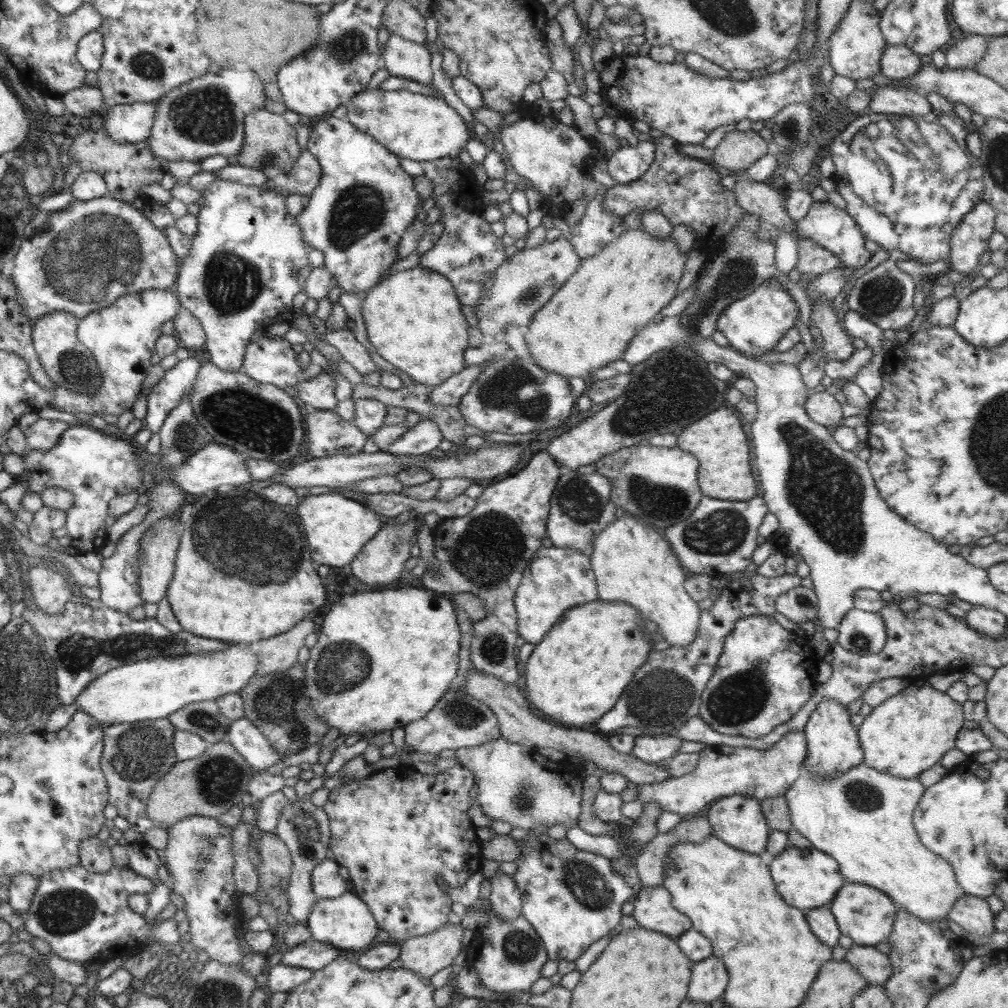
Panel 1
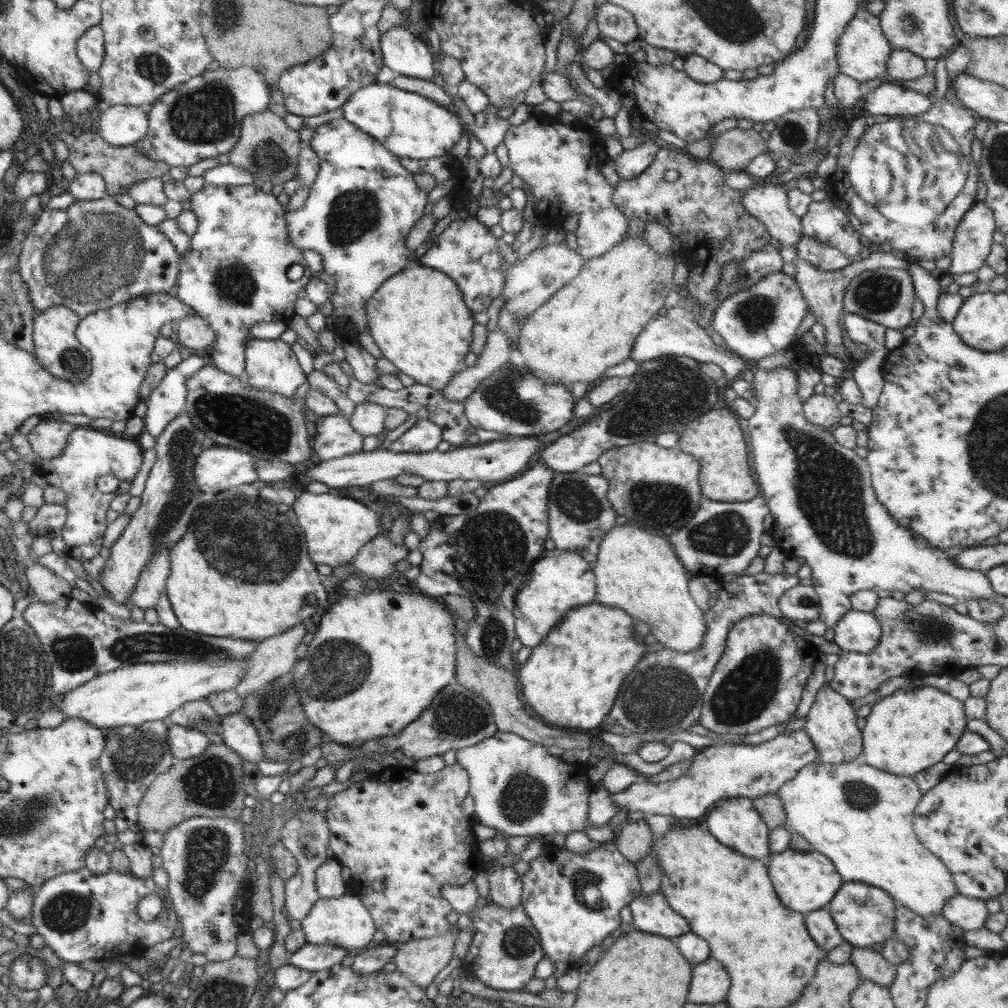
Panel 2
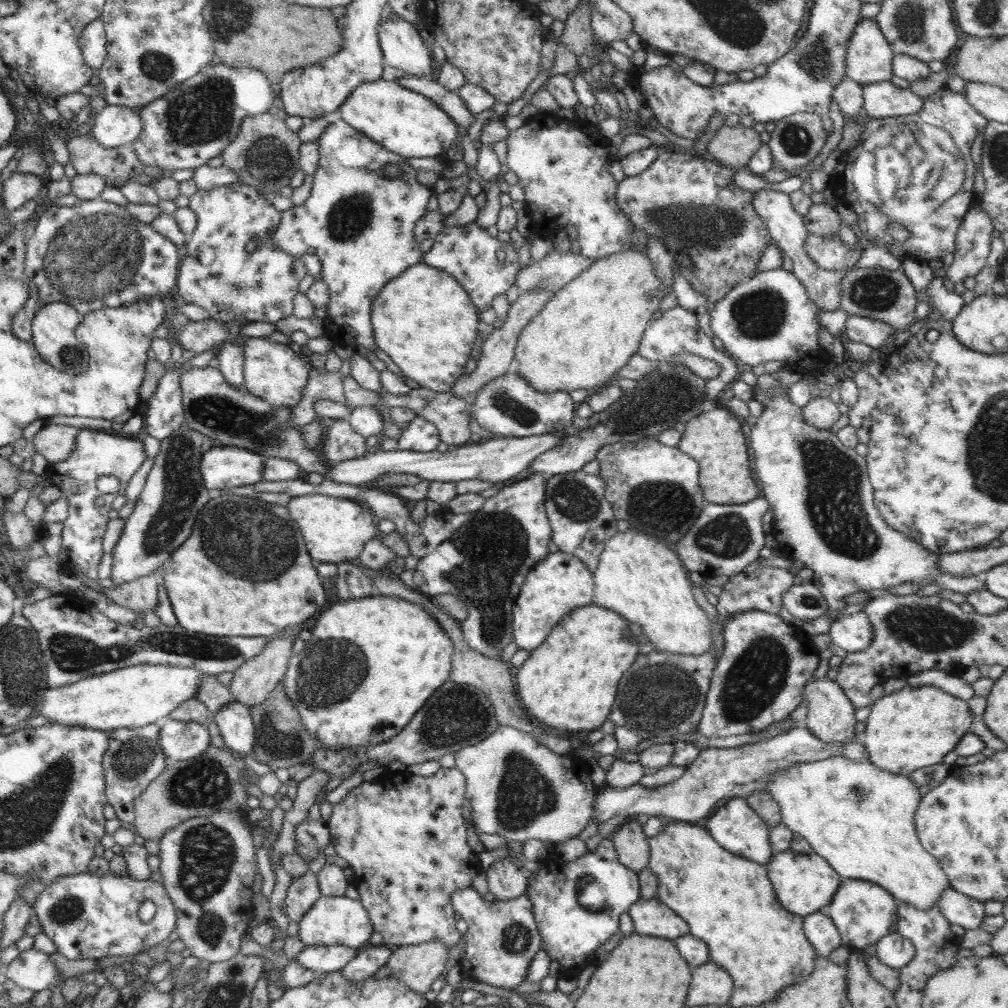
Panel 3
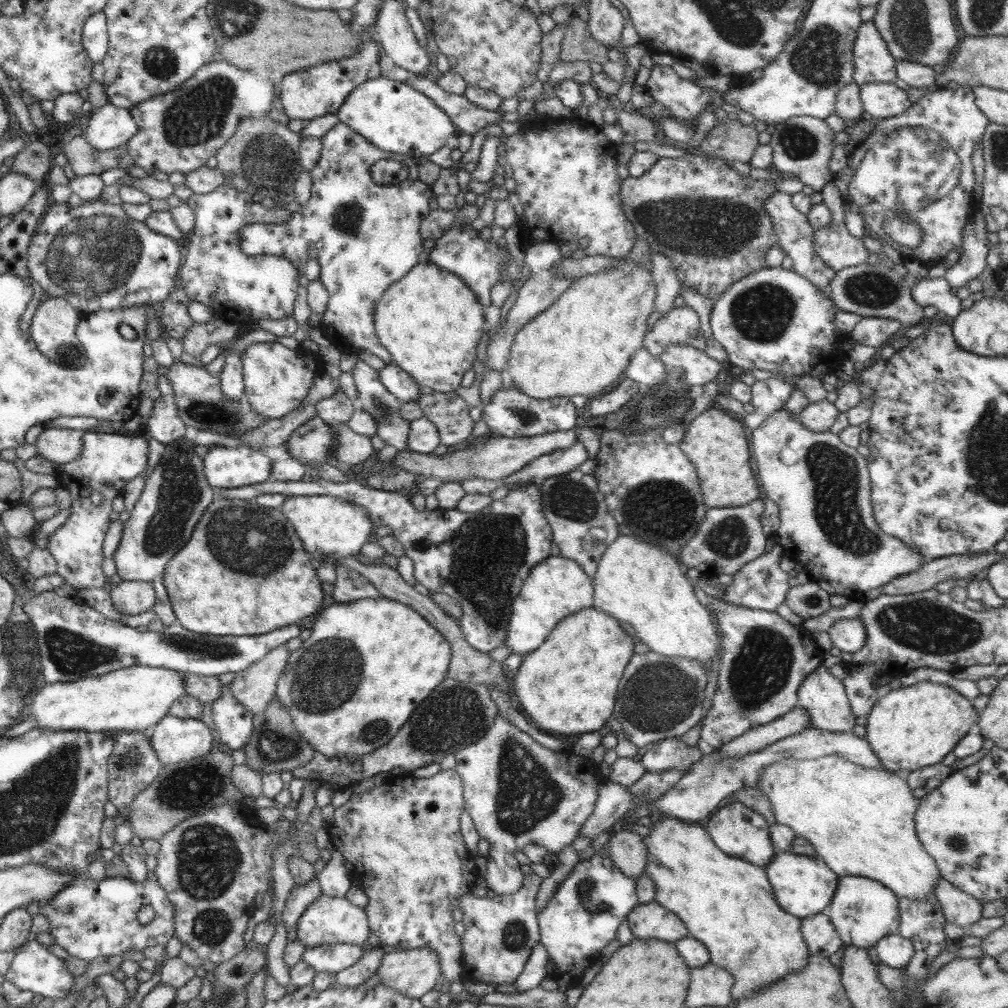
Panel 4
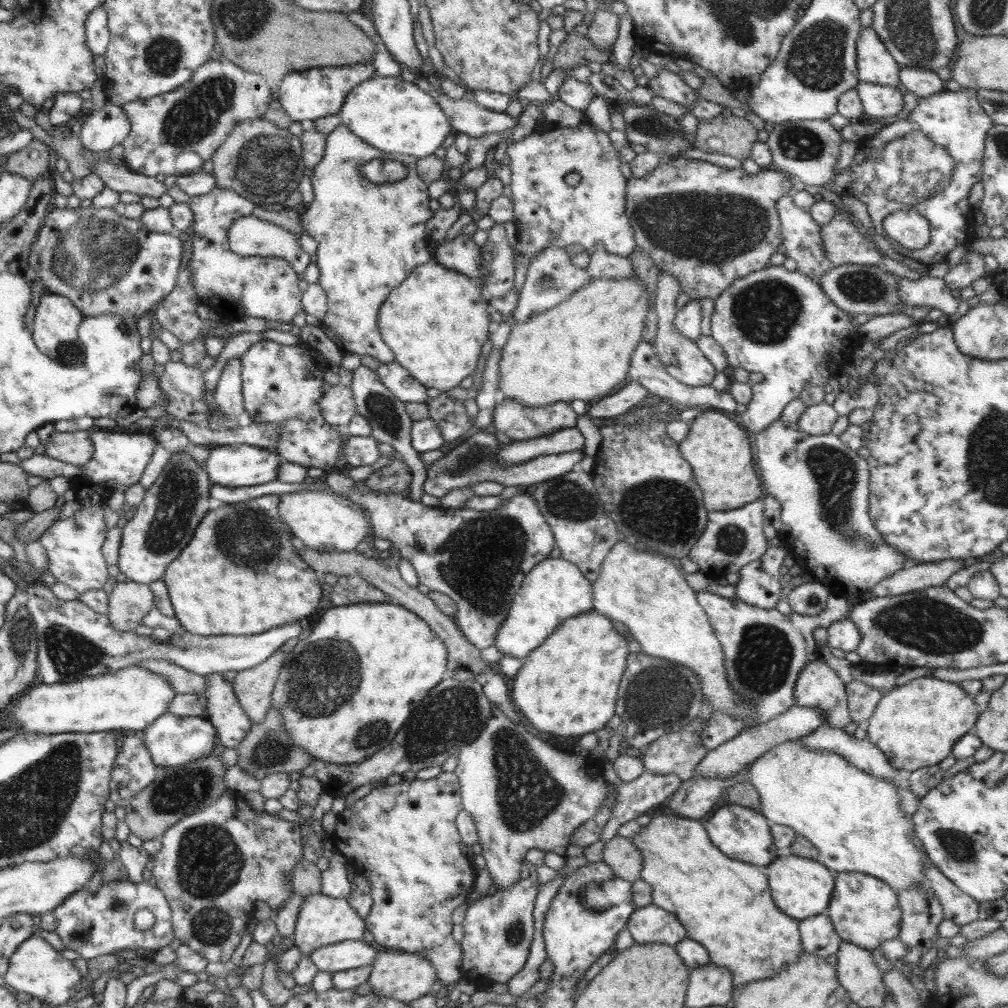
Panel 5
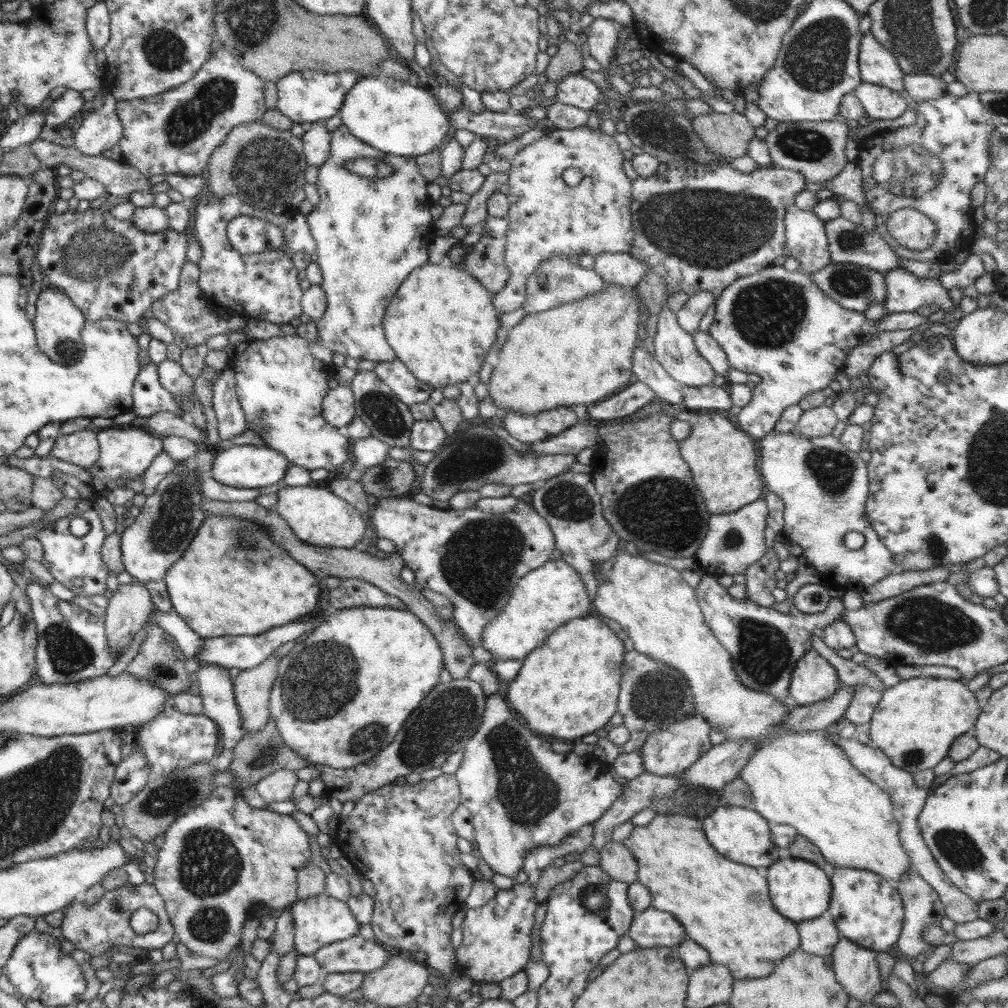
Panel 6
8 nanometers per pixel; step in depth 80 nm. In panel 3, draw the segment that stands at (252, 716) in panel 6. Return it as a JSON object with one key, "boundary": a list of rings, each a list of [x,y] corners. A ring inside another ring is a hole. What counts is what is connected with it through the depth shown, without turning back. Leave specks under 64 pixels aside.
{"boundary":[[[274,637],[266,643],[266,646],[252,659],[244,662],[234,672],[229,689],[238,703],[245,704],[248,708],[255,707],[267,699],[268,694],[276,688],[276,685],[285,677],[287,666],[290,662],[294,637]]]}

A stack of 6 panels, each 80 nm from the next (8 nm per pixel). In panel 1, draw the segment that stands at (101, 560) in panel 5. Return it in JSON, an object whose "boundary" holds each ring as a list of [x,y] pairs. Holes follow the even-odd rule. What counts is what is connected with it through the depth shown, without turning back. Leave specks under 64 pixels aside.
{"boundary":[[[74,424],[49,451],[30,449],[22,456],[28,470],[15,481],[28,481],[27,493],[41,494],[49,487],[68,490],[74,496],[74,507],[66,512],[65,523],[67,536],[71,538],[70,547],[79,554],[98,553],[108,542],[104,519],[109,514],[110,501],[116,496],[135,492],[143,482],[136,449],[128,437],[104,432],[92,425]]]}

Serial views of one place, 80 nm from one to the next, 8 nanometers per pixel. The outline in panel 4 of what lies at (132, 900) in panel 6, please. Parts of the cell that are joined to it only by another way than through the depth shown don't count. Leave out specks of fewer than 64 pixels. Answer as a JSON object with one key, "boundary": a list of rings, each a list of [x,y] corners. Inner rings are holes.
{"boundary":[[[86,875],[78,877],[67,887],[60,889],[47,903],[39,907],[39,910],[50,924],[48,932],[56,939],[56,944],[61,946],[70,957],[76,957],[86,961],[92,961],[99,956],[121,956],[125,952],[143,952],[150,947],[166,945],[173,936],[174,907],[168,900],[166,891],[158,884],[156,878],[150,876],[144,881],[136,882],[126,877],[104,877],[96,882]],[[150,905],[154,910],[150,924],[140,924],[137,912],[141,906]]]}

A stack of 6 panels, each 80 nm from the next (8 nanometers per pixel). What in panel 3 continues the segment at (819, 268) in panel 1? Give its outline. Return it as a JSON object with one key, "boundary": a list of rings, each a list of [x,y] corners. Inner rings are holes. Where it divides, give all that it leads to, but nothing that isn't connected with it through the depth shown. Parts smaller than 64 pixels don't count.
{"boundary":[[[809,234],[803,243],[803,249],[818,267],[838,271],[852,269],[859,262],[862,251],[844,244],[839,236],[828,239],[826,236]]]}

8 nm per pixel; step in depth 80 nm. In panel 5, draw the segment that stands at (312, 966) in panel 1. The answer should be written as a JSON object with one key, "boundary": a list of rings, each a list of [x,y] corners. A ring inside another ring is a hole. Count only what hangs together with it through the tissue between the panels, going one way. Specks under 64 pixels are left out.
{"boundary":[[[346,940],[318,948],[309,956],[318,971],[336,973],[352,968],[373,966],[379,951],[380,948],[374,943],[367,944],[364,940]]]}

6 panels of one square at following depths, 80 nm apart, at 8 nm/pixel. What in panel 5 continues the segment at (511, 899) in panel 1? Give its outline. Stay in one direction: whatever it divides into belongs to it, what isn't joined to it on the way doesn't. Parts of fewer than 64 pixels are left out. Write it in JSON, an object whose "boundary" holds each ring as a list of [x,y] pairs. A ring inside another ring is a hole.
{"boundary":[[[491,702],[492,712],[485,724],[484,730],[477,736],[476,740],[472,742],[472,745],[466,746],[457,755],[457,767],[453,772],[458,777],[459,789],[461,790],[463,808],[466,809],[474,824],[476,826],[478,843],[482,846],[482,855],[484,856],[490,872],[493,884],[495,887],[492,889],[502,889],[512,886],[520,879],[520,868],[522,868],[523,861],[526,853],[531,848],[538,848],[538,850],[544,850],[547,852],[554,852],[554,854],[560,854],[560,856],[566,856],[567,846],[571,842],[570,837],[572,833],[582,826],[587,820],[590,820],[605,803],[610,791],[616,789],[614,784],[608,783],[608,780],[603,775],[604,763],[602,759],[594,757],[592,755],[578,755],[569,748],[552,748],[548,746],[546,742],[542,742],[540,738],[536,738],[534,734],[530,734],[528,730],[524,728],[518,728],[517,724],[514,724],[493,702]]]}

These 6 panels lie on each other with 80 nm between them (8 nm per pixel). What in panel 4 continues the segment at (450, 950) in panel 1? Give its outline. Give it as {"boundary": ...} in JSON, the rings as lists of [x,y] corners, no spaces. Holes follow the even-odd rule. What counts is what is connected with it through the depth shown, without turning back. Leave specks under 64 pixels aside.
{"boundary":[[[410,948],[408,950],[386,949],[382,955],[380,969],[376,971],[380,977],[380,984],[392,988],[408,998],[420,999],[430,992],[441,980],[440,962],[438,954],[428,948]]]}

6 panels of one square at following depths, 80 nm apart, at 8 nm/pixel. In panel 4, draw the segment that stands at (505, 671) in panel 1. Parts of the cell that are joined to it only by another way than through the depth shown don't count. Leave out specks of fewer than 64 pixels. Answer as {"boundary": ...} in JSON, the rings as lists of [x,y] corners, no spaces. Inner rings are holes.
{"boundary":[[[306,478],[298,482],[266,481],[262,483],[240,486],[234,489],[217,490],[216,498],[226,500],[254,501],[260,494],[280,494],[287,498],[290,496],[325,495],[337,497],[356,504],[367,512],[371,522],[376,527],[387,526],[392,530],[393,536],[402,546],[405,555],[414,562],[414,576],[418,583],[426,586],[431,593],[443,593],[454,598],[460,604],[463,615],[458,619],[461,631],[466,642],[476,650],[488,653],[501,644],[505,644],[508,632],[511,605],[519,597],[524,579],[533,566],[550,556],[553,543],[553,533],[540,504],[540,490],[536,483],[529,483],[520,490],[510,490],[502,500],[494,500],[490,506],[484,508],[478,515],[460,512],[457,509],[428,510],[419,512],[411,504],[407,494],[403,492],[386,492],[369,488],[358,481],[332,483],[328,480]]]}

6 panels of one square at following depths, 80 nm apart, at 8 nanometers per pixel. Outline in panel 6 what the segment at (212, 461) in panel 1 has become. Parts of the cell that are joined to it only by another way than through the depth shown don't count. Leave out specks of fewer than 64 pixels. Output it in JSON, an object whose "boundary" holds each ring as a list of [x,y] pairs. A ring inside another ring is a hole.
{"boundary":[[[254,444],[232,445],[230,448],[223,448],[221,452],[216,454],[210,476],[214,480],[225,484],[225,486],[248,490],[252,490],[252,488],[264,490],[264,488],[282,484],[284,474],[286,474],[290,465],[291,463],[281,452],[272,448]]]}

